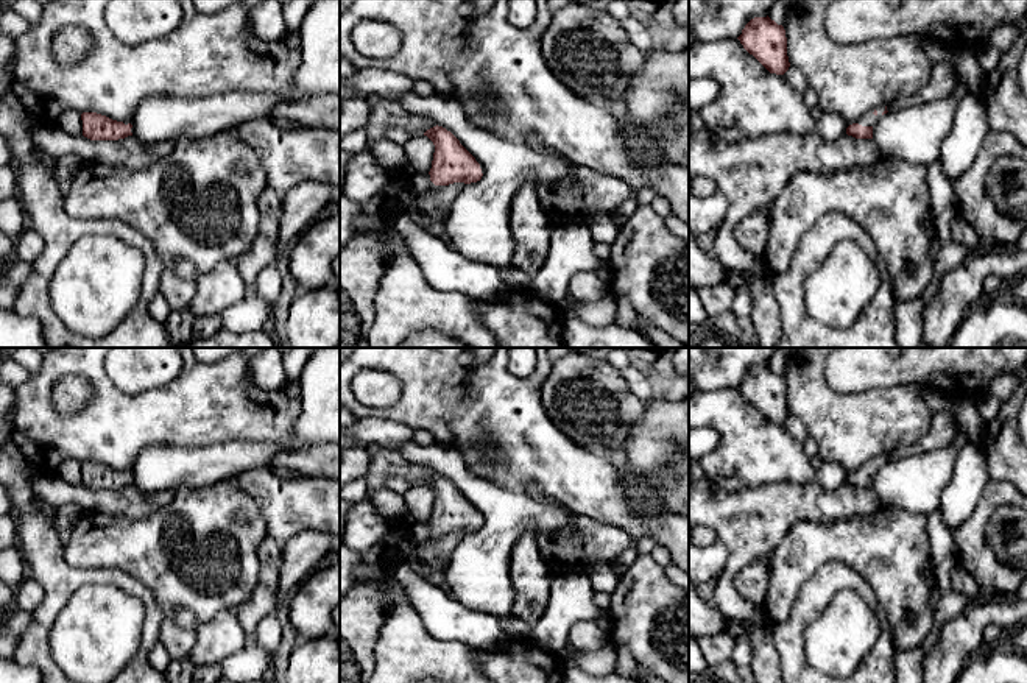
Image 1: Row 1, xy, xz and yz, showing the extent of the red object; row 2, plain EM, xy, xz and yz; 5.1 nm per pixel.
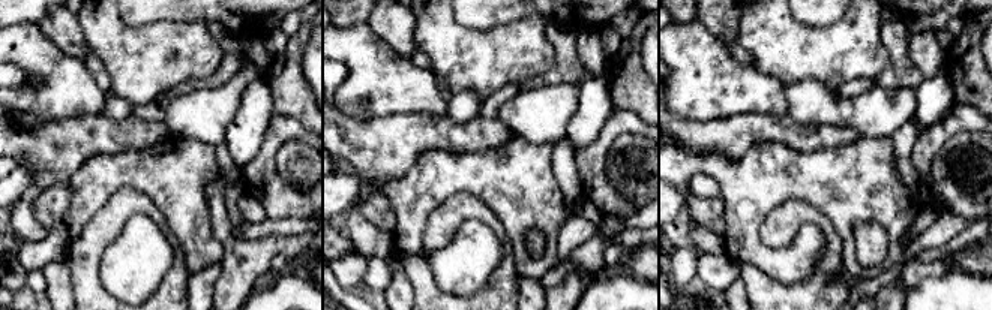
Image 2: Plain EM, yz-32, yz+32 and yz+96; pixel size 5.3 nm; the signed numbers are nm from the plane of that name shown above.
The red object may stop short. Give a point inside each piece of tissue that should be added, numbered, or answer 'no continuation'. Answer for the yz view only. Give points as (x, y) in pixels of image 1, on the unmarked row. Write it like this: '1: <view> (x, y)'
1: yz (868, 468)

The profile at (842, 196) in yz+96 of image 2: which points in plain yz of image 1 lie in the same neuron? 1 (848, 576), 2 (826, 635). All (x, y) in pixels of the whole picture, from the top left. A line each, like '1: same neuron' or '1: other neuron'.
1: other neuron
2: same neuron

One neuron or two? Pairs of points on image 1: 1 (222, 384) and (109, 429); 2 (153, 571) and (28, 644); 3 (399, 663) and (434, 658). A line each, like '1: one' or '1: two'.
1: one
2: two
3: one

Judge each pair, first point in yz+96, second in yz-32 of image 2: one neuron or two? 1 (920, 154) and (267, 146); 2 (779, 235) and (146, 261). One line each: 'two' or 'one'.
1: one
2: two

